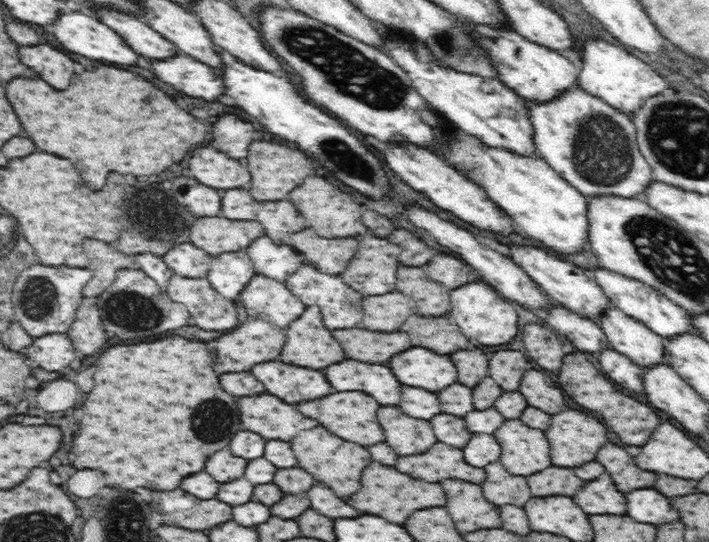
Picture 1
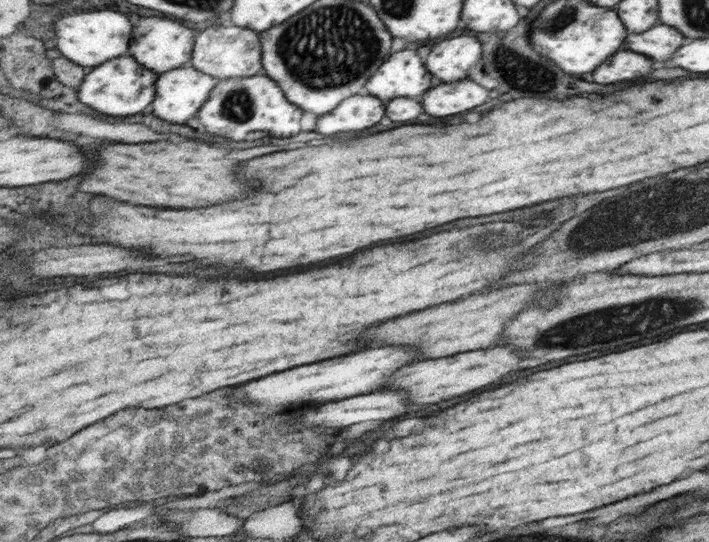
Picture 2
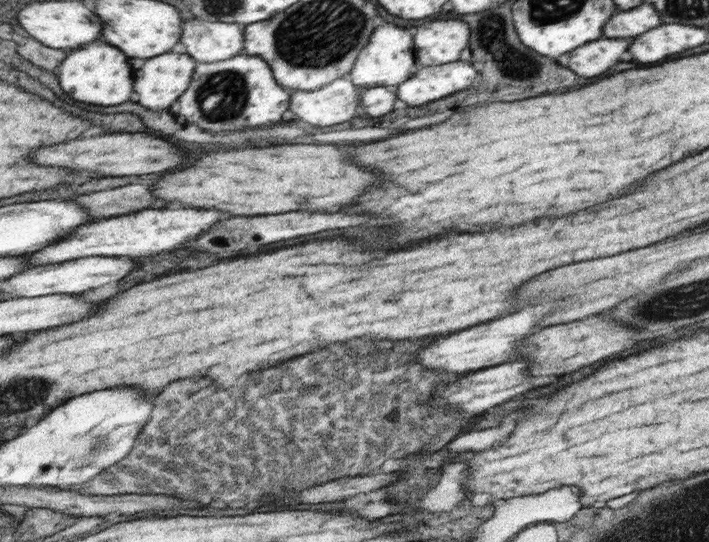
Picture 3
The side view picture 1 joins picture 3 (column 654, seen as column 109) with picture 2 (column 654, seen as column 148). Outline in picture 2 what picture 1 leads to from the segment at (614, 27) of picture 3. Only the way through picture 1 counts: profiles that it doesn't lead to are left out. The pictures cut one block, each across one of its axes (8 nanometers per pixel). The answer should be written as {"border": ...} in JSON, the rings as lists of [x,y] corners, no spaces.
{"border":[[[658,24],[650,28],[650,32],[642,34],[630,34],[630,50],[642,52],[644,56],[650,56],[654,60],[666,62],[672,58],[672,54],[684,44],[684,36],[666,24]]]}

